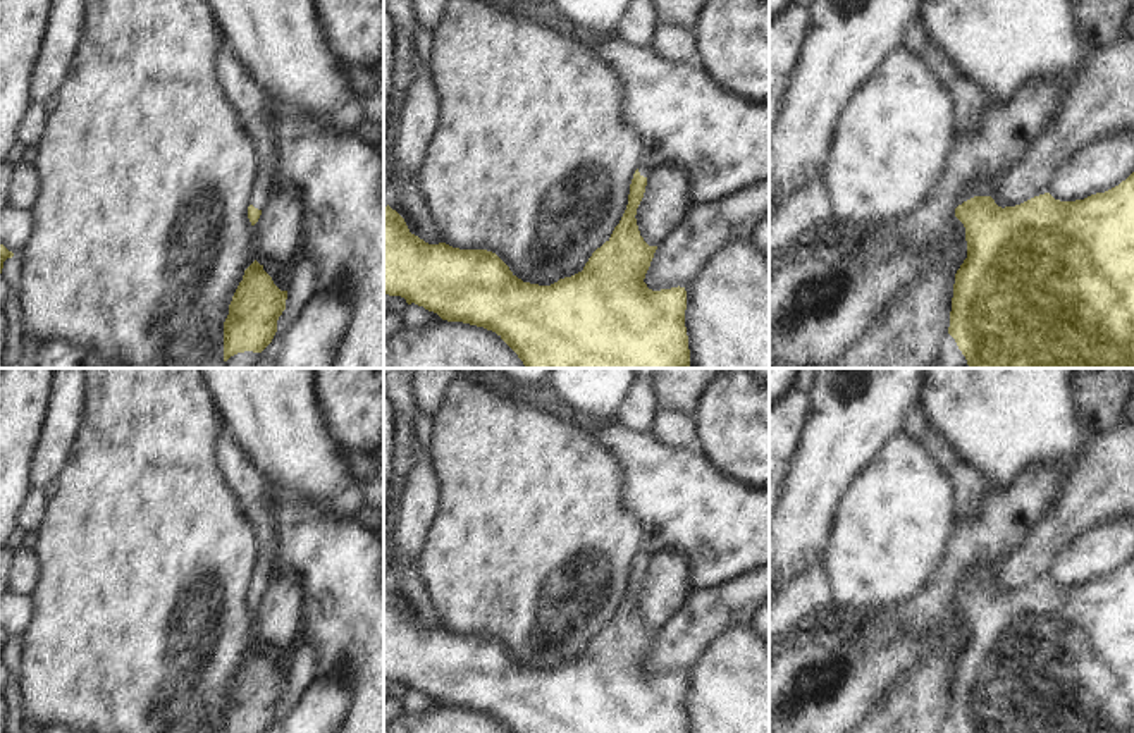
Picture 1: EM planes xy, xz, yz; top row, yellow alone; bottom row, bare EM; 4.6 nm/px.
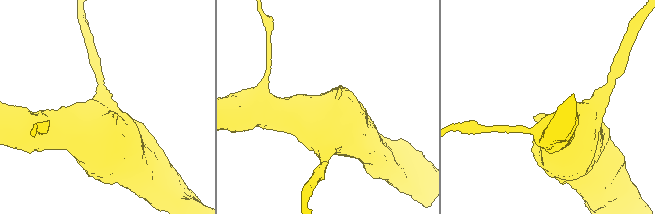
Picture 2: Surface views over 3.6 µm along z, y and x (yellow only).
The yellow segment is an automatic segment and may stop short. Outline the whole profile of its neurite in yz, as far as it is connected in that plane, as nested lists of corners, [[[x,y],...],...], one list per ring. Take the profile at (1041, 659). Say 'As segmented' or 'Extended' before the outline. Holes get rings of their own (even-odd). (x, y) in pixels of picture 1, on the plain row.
Extended. [[[1134,557],[1119,571],[1084,585],[1060,587],[1050,578],[1015,592],[998,592],[984,564],[965,571],[955,602],[965,613],[967,644],[955,659],[948,719],[958,733],[1134,733]]]

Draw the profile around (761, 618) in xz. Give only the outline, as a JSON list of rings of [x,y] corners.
[[[769,597],[759,606],[749,626],[769,645]]]

